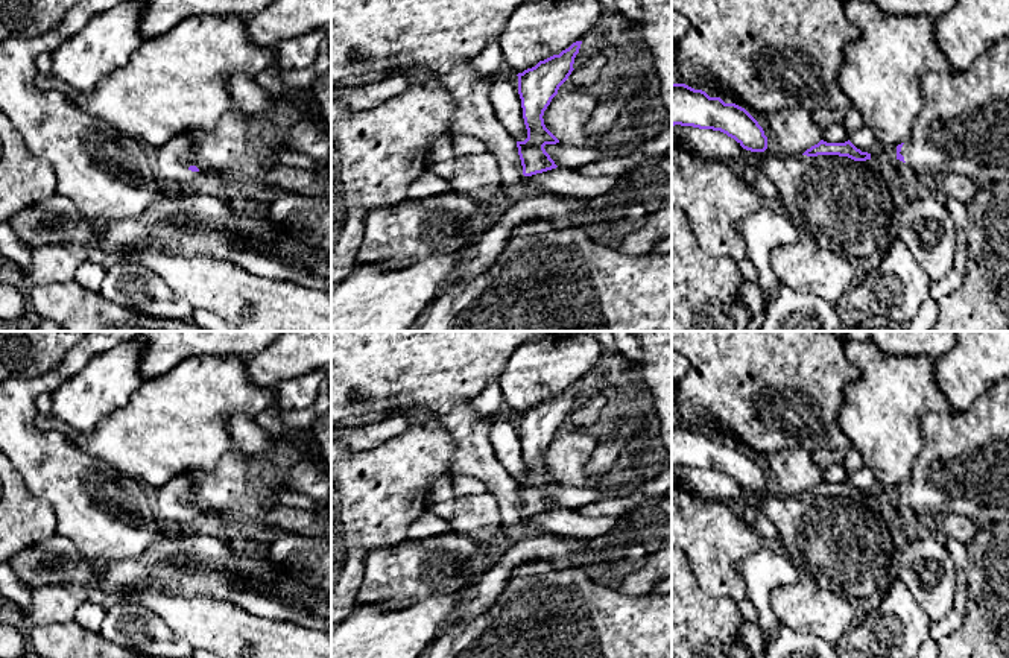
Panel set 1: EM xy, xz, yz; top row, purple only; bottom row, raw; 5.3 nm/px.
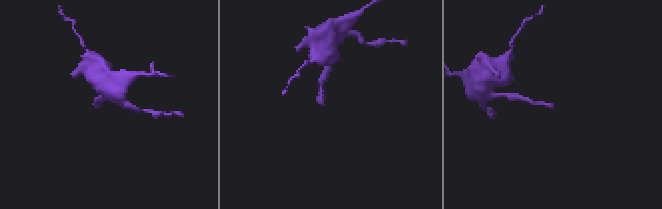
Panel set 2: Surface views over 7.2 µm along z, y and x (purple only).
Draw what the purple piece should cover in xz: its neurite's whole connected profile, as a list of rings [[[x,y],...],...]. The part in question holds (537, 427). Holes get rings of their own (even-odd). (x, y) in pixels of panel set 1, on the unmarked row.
[[[576,381],[559,395],[539,401],[535,407],[517,415],[523,459],[527,470],[527,479],[517,482],[524,517],[558,508],[544,486],[556,485],[559,480],[546,468],[542,456],[558,435],[559,427],[574,410],[573,404],[580,384],[582,381]]]

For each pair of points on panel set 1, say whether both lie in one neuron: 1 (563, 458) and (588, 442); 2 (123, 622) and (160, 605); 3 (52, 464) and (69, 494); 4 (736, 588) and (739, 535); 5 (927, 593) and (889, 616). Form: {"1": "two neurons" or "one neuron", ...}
{"1": "one neuron", "2": "two neurons", "3": "one neuron", "4": "one neuron", "5": "two neurons"}

